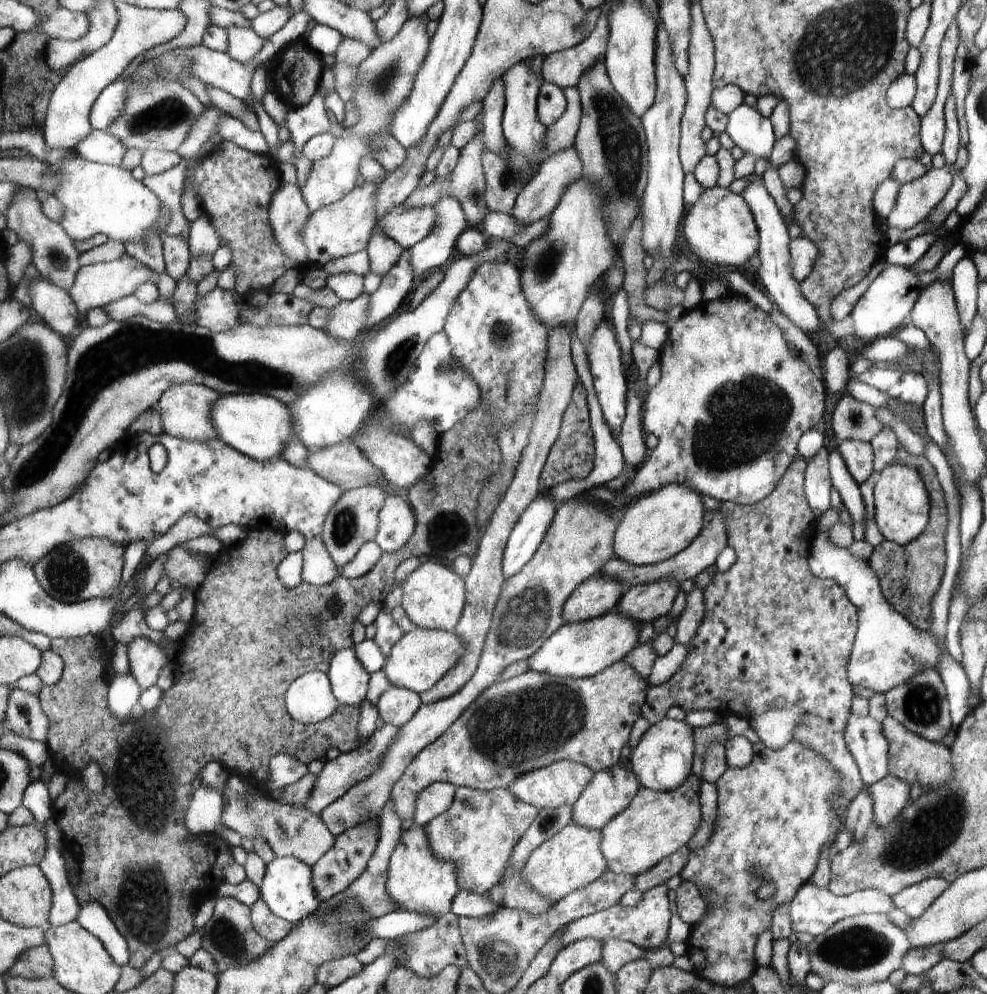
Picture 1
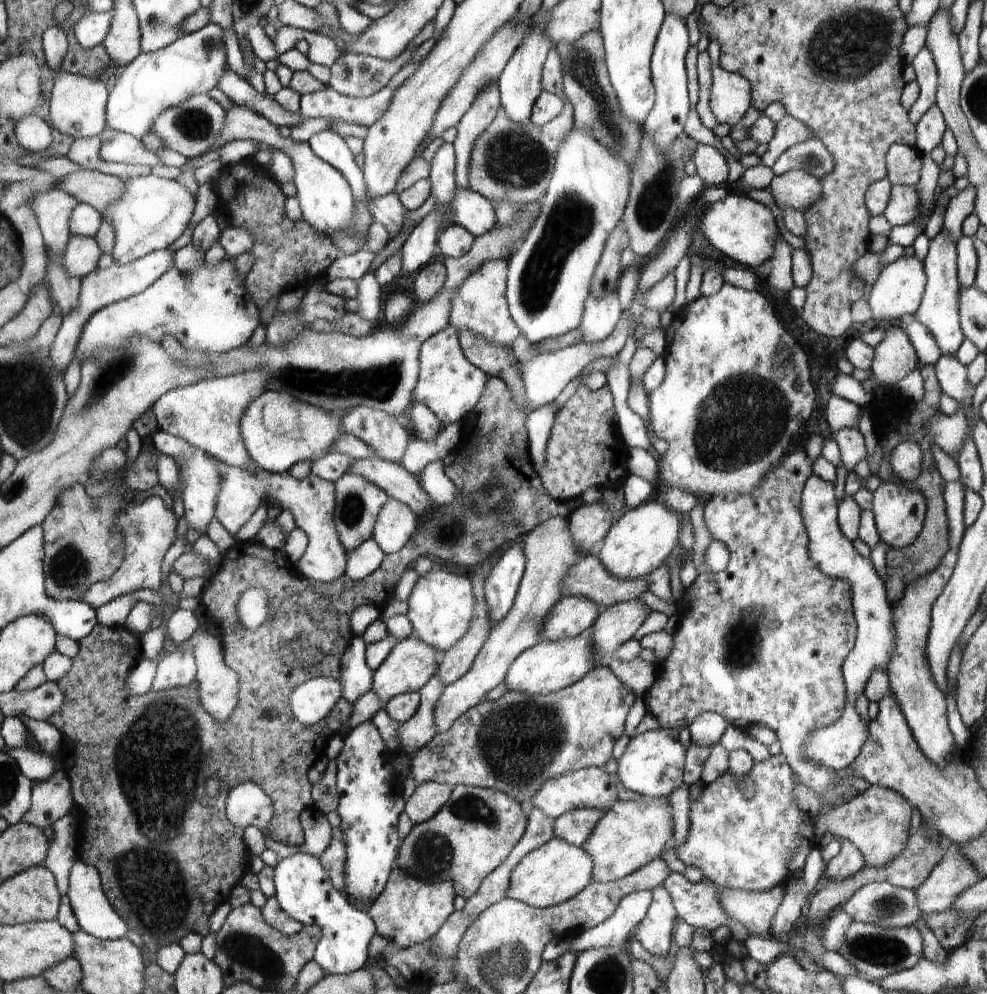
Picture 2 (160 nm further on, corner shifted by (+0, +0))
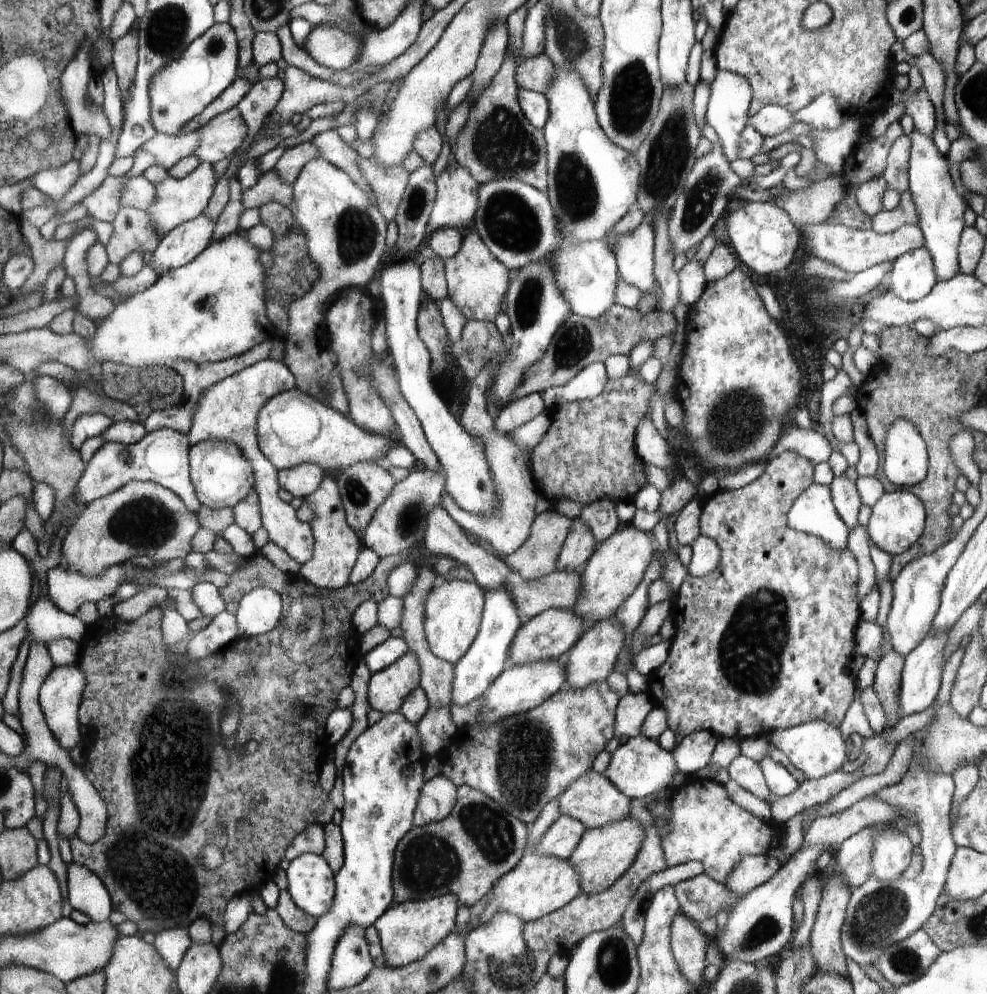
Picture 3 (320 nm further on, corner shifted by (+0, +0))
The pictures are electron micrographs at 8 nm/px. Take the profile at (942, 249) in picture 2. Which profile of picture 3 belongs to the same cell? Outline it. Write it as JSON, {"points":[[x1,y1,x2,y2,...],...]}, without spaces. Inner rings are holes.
{"points":[[915,129,909,138,911,143,908,168,909,192,912,194,912,200,914,200,914,206,918,212,919,228,925,241,924,247,930,252,933,263,936,264,937,281,950,280,952,276,956,276,960,272,960,256,957,252,960,249,961,234,965,231,964,210,966,210,966,206,964,206,962,198,958,196,958,192,952,184,952,178,948,172,948,162,936,148,933,138]]}

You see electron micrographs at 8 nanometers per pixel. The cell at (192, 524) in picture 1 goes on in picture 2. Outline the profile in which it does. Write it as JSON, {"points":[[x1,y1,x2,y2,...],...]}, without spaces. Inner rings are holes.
{"points":[[162,429,152,439,157,450,170,457,178,458,182,462,184,486,186,486,183,496,185,505,183,521,188,523,190,531,198,532,201,536,205,535,216,519,220,492,222,492,222,486,224,486,224,474,220,470,221,460,204,450,200,450,200,448,194,448,188,440,176,438,176,436]]}

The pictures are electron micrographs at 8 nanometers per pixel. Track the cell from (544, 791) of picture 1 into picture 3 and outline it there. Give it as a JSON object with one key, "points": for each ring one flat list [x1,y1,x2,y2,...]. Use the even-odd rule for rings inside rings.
{"points":[[590,770,585,777,574,781,561,797,556,798,556,802,561,815,578,818,578,821,584,823,589,829,620,822,628,818,632,810,632,800,622,794,610,778,606,778,604,774,598,774,595,770]]}

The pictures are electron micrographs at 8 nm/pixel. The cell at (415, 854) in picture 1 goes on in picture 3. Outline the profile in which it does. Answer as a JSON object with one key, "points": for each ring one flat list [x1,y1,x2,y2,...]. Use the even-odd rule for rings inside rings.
{"points":[[442,894,429,900,406,901,386,909,373,925,378,931,387,966,397,969,425,958,434,946,438,946,438,942,453,934,459,905,456,894]]}

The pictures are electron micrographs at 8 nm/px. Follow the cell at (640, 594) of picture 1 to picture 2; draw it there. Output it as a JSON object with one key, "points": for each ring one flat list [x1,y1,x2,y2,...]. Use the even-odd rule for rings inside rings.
{"points":[[639,597,602,610,592,627,597,644,597,667,609,667,618,648,633,639,648,616,650,608]]}

